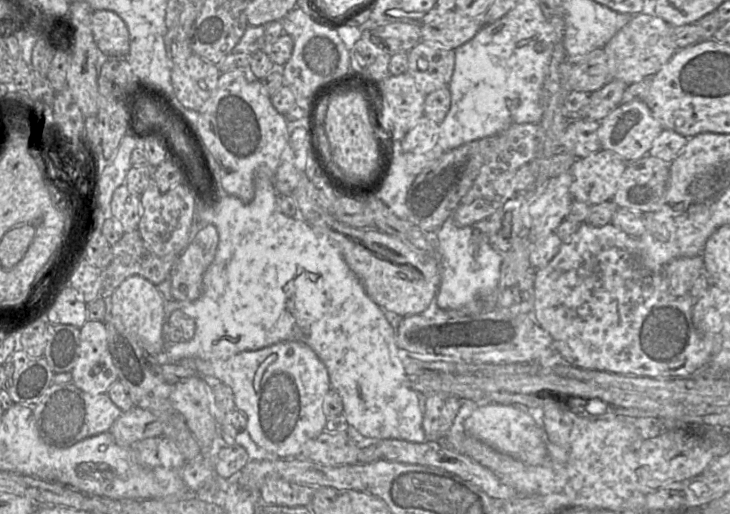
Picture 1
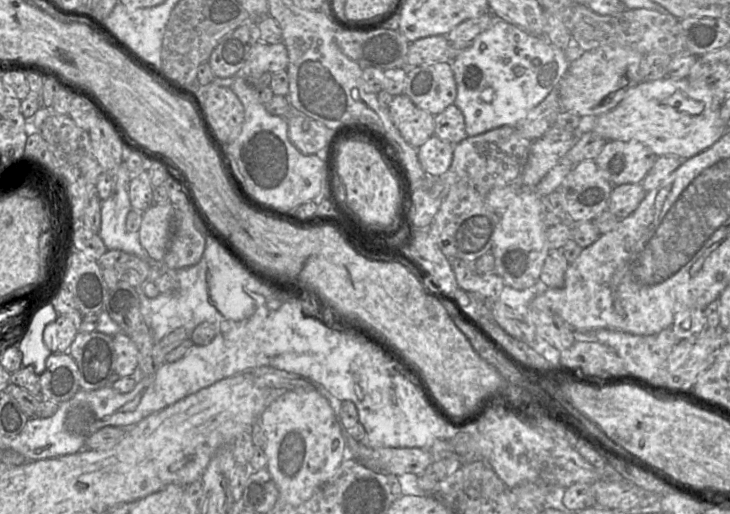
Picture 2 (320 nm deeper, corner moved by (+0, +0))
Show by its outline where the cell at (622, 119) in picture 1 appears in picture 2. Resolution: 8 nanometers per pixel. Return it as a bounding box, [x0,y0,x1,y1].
[594,140,658,186]

